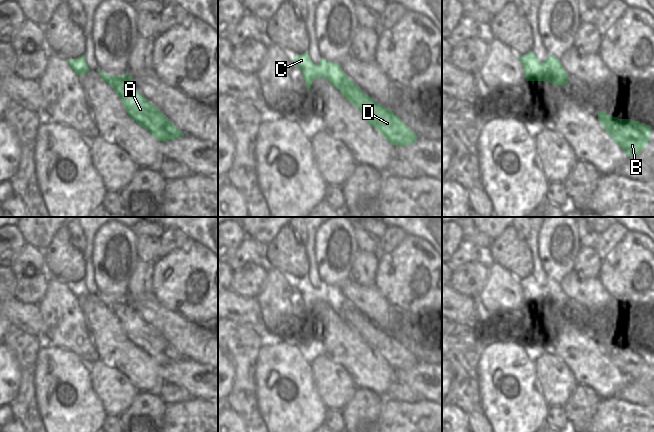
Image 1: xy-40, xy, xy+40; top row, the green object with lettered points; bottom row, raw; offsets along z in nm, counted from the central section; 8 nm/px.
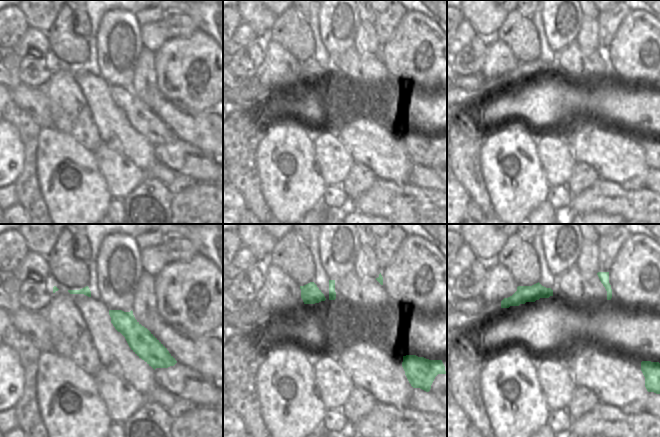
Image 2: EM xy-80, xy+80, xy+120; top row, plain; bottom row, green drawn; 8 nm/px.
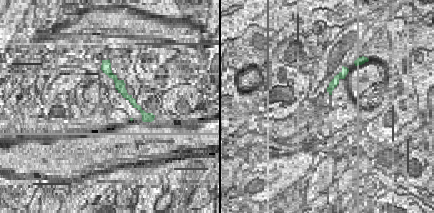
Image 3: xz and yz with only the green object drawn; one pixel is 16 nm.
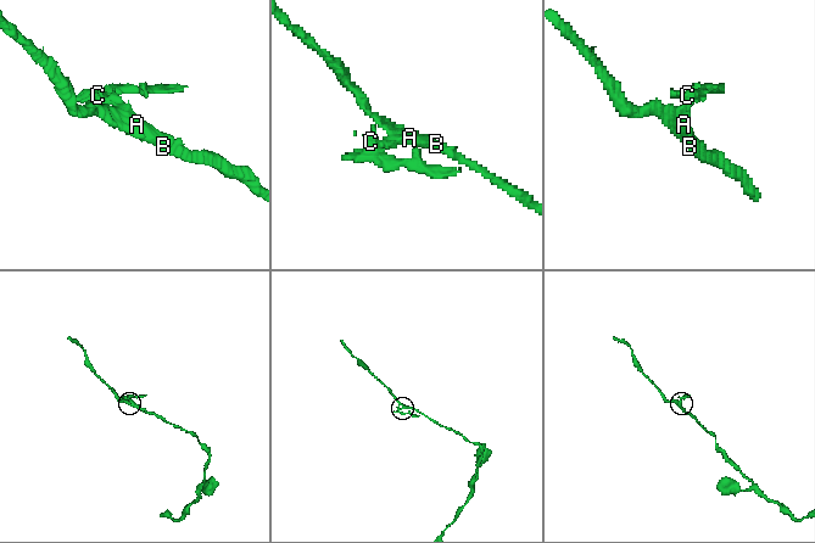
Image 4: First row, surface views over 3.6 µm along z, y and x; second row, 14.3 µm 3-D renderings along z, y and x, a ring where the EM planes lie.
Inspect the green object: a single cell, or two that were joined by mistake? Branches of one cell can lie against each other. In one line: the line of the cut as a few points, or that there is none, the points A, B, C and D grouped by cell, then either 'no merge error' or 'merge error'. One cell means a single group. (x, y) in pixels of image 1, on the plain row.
cut xy-40 (128, 299), (126, 302), (114, 302), (110, 309); groups A B D / C; merge error

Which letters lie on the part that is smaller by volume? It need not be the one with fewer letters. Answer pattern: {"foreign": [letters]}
{"foreign": ["C"]}

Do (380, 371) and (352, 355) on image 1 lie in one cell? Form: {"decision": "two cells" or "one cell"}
{"decision": "one cell"}

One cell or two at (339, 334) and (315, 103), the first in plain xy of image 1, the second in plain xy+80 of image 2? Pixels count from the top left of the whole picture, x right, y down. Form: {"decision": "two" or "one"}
{"decision": "two"}

